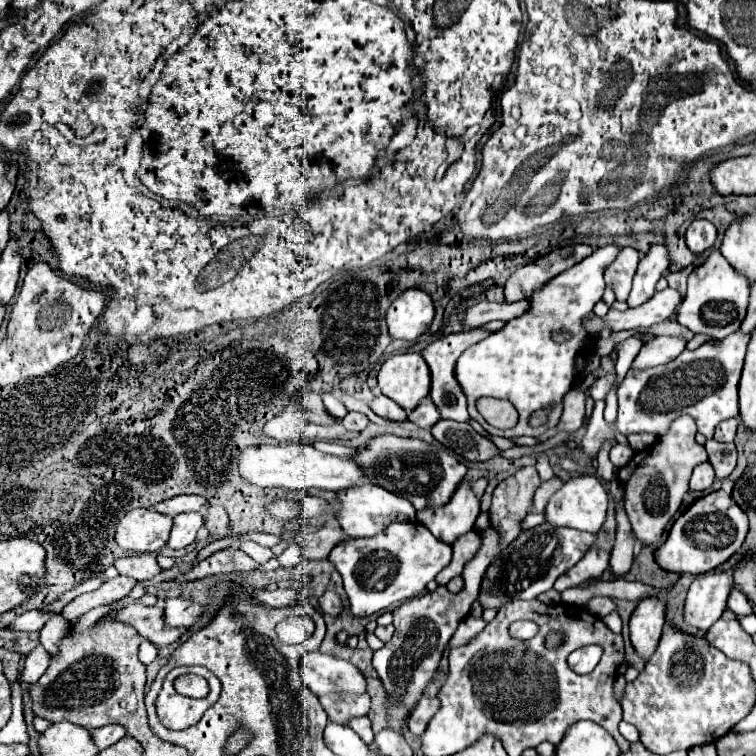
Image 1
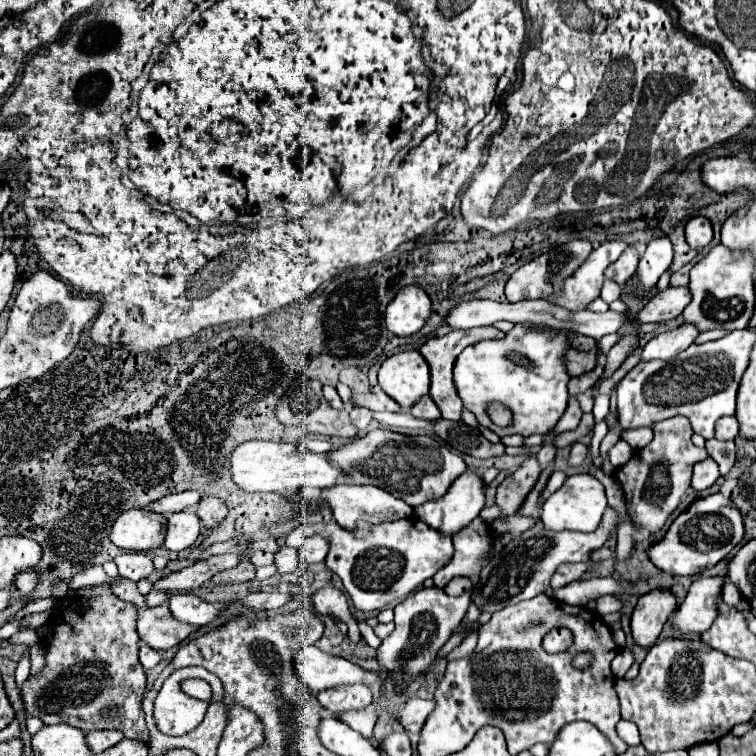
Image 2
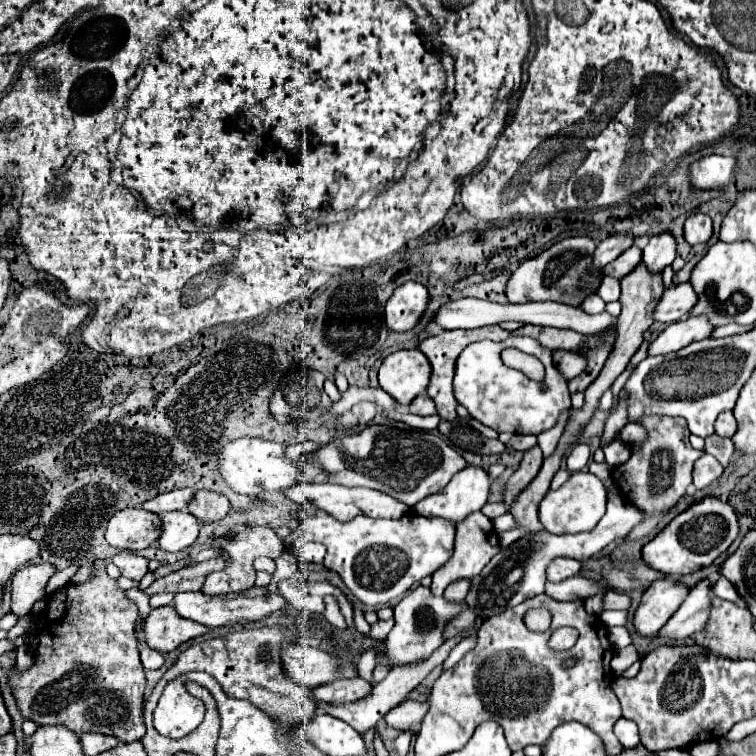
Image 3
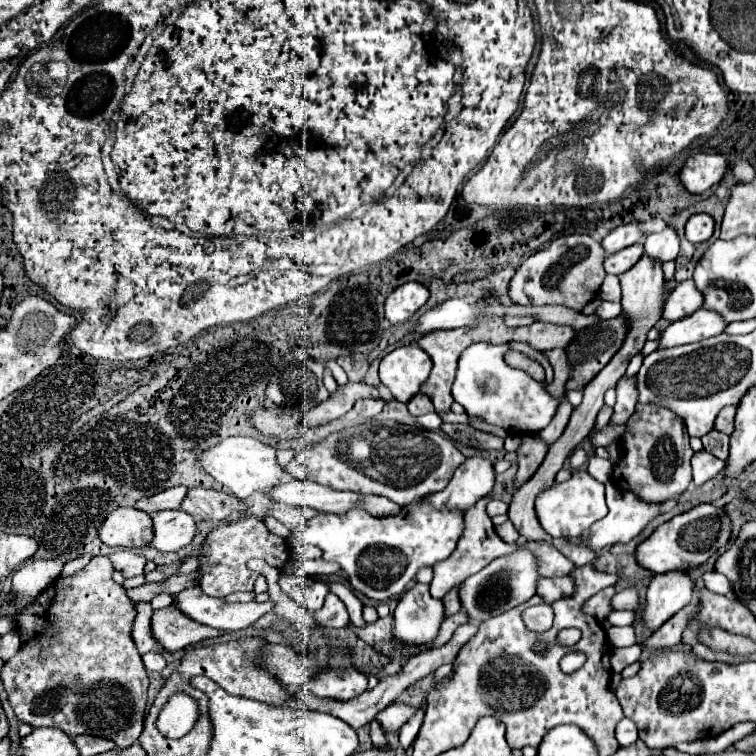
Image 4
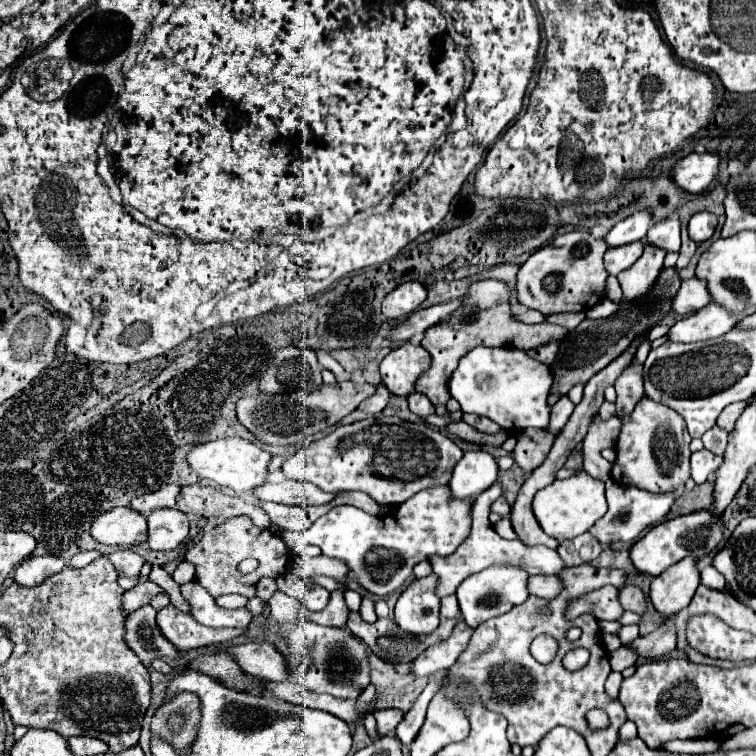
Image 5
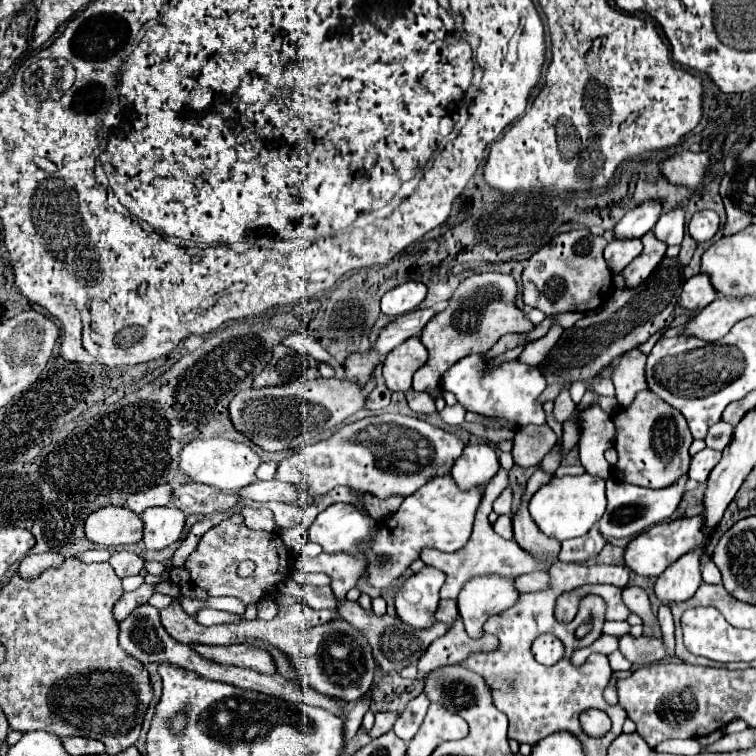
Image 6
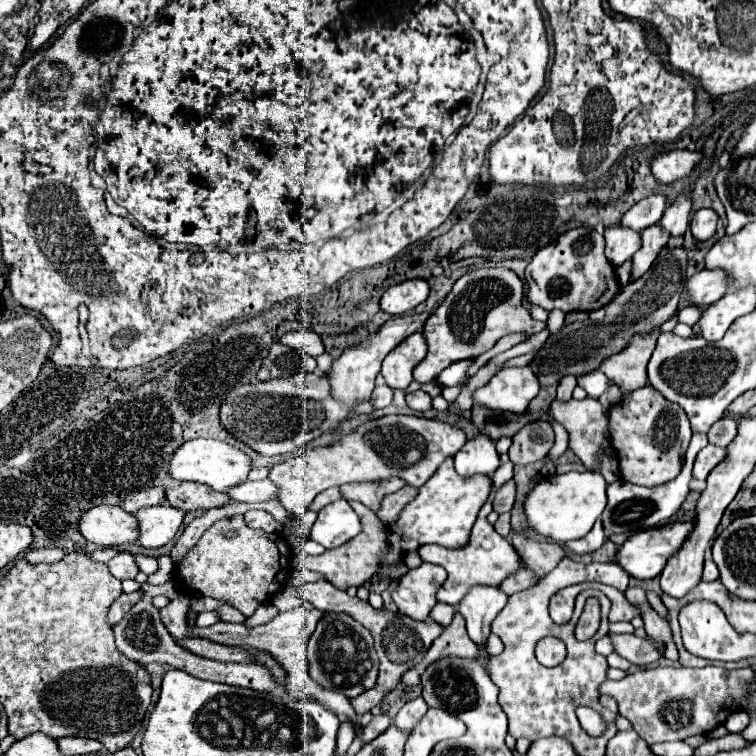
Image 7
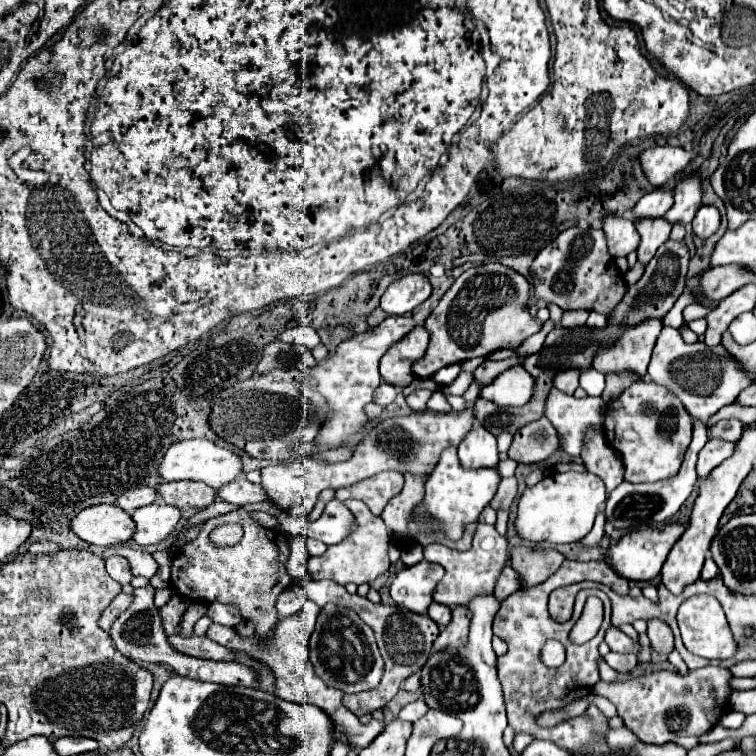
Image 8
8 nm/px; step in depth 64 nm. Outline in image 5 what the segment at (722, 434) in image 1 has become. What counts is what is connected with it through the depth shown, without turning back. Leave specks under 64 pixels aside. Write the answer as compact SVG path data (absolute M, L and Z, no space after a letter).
M750 400L728 404L728 406L722 410L722 414L720 414L720 418L718 418L718 424L720 424L724 430L732 432L732 430L734 430L734 424L736 424L736 420L740 418L740 414L744 412L744 408L746 408L748 404L750 404Z

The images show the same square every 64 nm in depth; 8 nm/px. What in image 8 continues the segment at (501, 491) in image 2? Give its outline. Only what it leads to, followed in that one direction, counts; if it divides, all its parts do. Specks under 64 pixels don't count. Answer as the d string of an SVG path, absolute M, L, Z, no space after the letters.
M548 418L534 420L514 434L508 456L522 464L538 464L558 450L558 434Z

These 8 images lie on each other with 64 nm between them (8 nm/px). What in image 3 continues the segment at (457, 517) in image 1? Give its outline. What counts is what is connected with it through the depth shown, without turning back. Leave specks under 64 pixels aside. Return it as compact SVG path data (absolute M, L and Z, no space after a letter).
M466 466L452 476L442 492L436 492L414 504L414 512L422 516L450 518L458 524L460 520L464 520L464 516L480 510L486 504L488 490L488 470L482 466Z

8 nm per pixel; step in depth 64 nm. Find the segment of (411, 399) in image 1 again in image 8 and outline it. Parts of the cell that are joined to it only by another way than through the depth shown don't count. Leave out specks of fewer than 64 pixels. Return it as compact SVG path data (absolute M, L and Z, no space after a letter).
M424 326L412 328L400 342L392 344L388 352L382 356L380 360L382 378L400 388L408 386L414 380L410 366L426 352L428 342L430 342L430 332Z

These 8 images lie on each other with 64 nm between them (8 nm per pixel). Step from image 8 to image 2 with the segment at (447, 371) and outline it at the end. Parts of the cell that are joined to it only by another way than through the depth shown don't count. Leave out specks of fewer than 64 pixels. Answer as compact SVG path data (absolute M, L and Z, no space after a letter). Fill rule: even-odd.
M516 324L514 330L510 330L502 340L486 340L476 342L468 346L456 360L454 366L454 386L458 390L458 396L468 408L476 420L482 426L488 426L498 436L506 434L520 434L520 436L532 436L532 434L546 434L550 432L568 406L568 372L564 366L564 354L568 346L564 344L566 330L554 330L534 324ZM508 352L518 352L526 356L532 362L532 368L516 366L506 358ZM490 402L500 402L502 406L508 406L512 412L512 424L506 428L496 426L490 416L486 414L486 408Z

